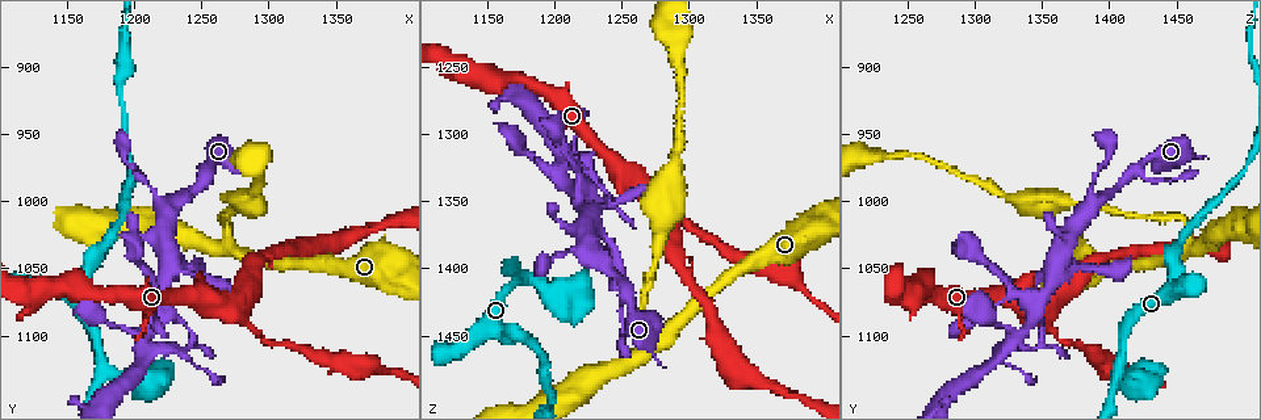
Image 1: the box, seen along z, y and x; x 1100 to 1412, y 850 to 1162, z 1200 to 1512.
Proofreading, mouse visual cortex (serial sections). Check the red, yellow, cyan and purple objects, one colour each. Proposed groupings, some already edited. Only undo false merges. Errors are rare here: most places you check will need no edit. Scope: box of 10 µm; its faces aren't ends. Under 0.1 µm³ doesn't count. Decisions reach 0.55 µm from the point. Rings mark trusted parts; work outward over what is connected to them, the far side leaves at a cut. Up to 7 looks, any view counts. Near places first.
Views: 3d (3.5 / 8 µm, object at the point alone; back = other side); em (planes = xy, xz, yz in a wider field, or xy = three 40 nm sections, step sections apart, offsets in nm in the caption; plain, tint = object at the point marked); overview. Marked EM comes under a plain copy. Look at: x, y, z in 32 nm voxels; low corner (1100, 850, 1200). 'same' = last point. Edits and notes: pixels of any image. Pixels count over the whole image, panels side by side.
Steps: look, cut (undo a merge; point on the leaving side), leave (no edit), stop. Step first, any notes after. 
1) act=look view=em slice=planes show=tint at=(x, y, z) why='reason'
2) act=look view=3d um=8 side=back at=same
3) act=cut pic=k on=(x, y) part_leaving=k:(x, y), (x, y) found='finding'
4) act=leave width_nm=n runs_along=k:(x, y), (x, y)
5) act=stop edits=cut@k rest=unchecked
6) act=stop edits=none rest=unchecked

act=look view=3d um=3.5 at=(1270, 1034, 1460)

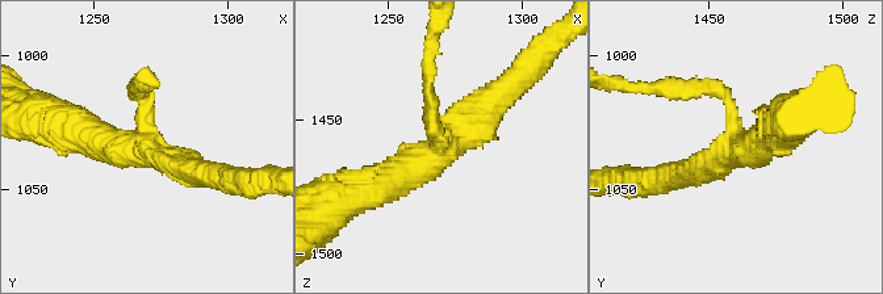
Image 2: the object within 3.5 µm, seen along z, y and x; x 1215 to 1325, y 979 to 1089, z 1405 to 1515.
act=look view=em slice=xy step=1 show=tint at=(1269, 1035, 1460) why='now the EM'

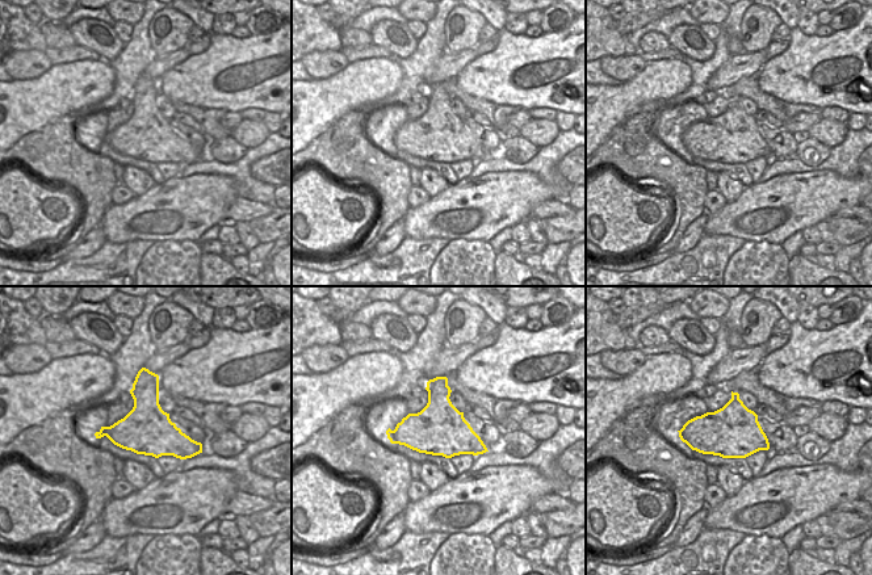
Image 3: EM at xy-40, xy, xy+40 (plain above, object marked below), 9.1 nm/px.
act=look view=em slice=planes show=tint at=same why='cut it another way'

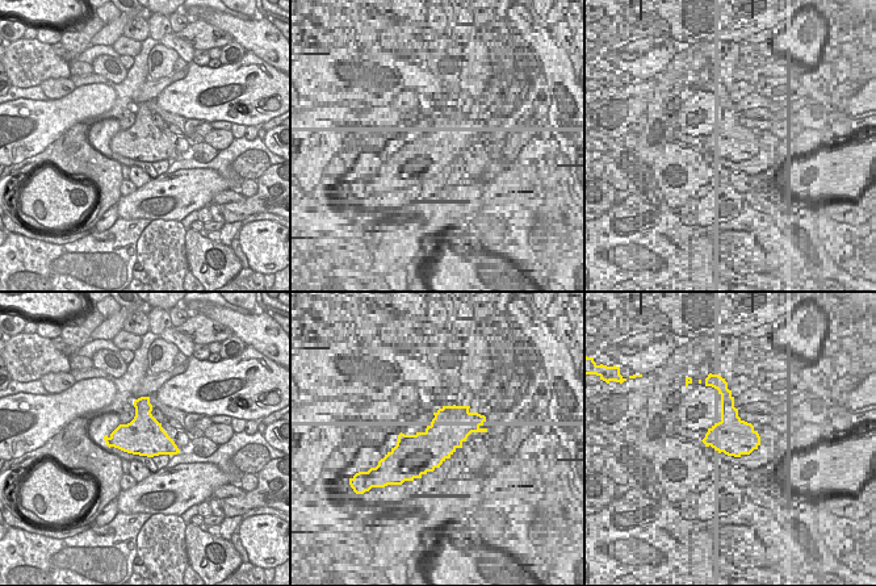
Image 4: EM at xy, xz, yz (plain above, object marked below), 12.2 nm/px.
act=leave width_nm=480 runs_along=2:(208, 173), (147, 146), (135, 89) found='one cell here'

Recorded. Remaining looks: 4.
act=look view=3d um=3.5 at=(1200, 1128, 1420) why='calibre changes'

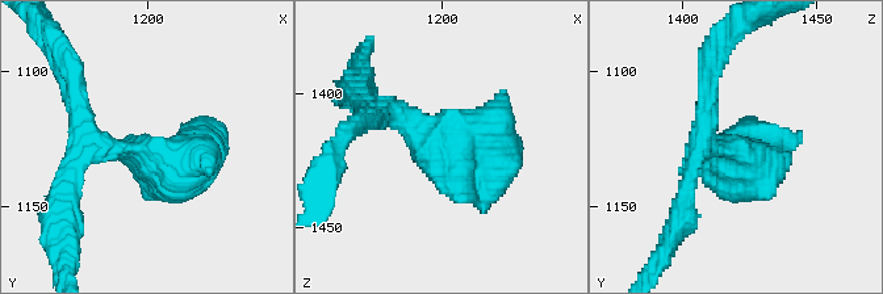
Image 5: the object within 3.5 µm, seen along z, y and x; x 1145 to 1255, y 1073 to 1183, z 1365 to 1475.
act=look view=em slice=xy step=5 show=tint at=(1199, 1130, 1420)

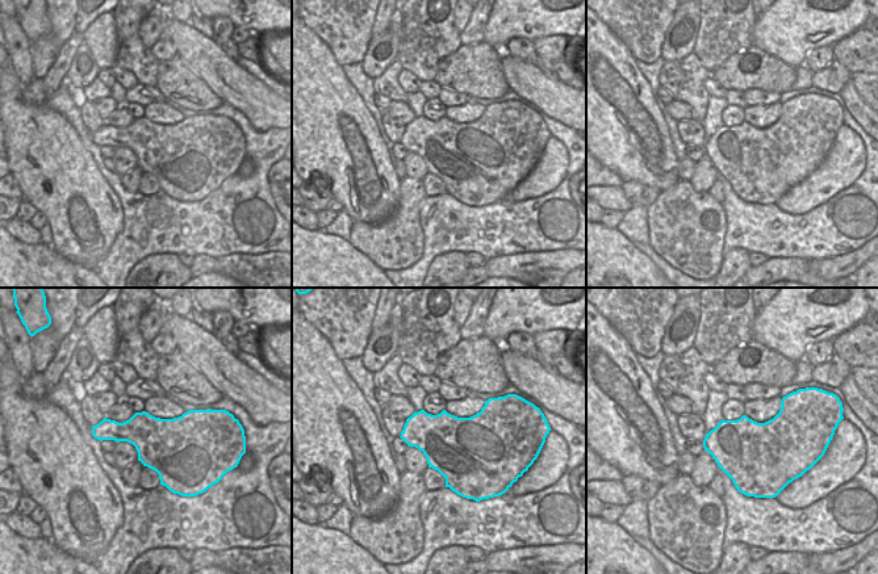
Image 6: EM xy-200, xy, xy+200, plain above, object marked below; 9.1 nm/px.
act=leave runs_along=5:(93, 139), (210, 176) found='all the same cell'

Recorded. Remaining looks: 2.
act=look view=3d um=8 side=back at=(1224, 1044, 1360) why='abrupt turn'

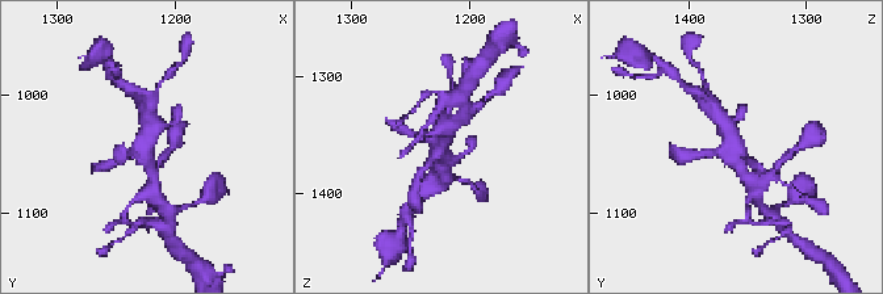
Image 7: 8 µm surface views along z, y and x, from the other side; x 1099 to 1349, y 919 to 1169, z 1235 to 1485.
act=look view=em slice=xy step=5 show=tint at=same

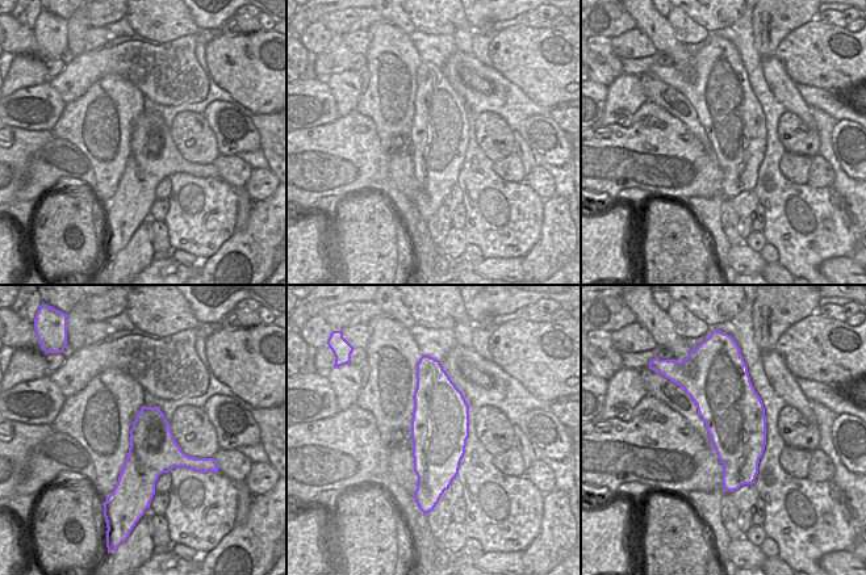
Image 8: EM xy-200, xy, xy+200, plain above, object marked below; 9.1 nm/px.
act=leave width_nm=550 runs_along=7:(718, 113), (750, 183) found='continuous, no second cell'

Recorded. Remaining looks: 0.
act=stop edits=none rest=unchecked

